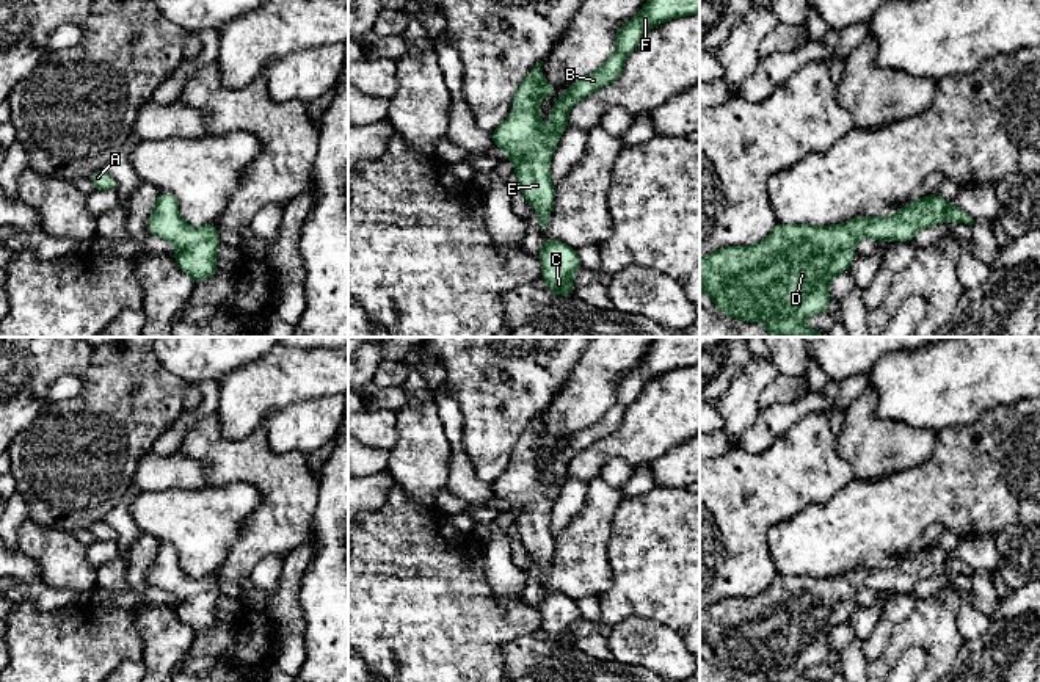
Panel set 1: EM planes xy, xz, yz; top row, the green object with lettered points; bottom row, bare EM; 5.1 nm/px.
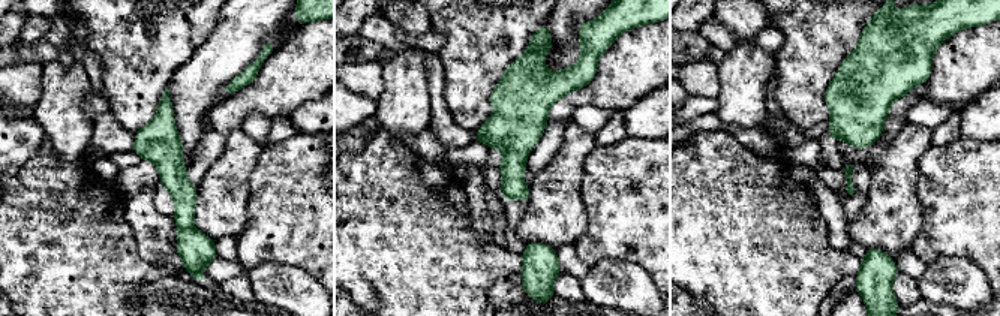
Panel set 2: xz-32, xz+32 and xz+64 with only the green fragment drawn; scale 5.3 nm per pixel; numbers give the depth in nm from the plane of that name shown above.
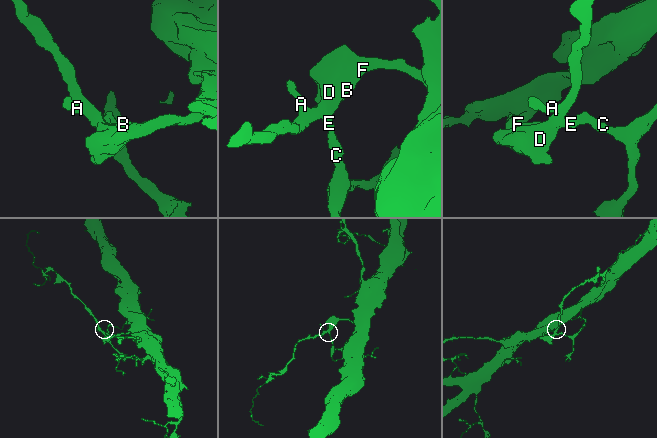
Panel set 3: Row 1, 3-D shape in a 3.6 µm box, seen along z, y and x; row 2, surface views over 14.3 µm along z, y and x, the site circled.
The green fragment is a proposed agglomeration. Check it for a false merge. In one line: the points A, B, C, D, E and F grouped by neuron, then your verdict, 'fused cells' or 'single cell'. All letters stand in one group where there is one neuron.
A B C D E F | single cell

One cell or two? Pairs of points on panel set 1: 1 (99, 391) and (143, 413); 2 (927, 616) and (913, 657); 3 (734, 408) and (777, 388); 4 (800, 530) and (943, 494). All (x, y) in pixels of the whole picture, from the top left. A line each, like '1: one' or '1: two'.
1: one
2: two
3: two
4: one

